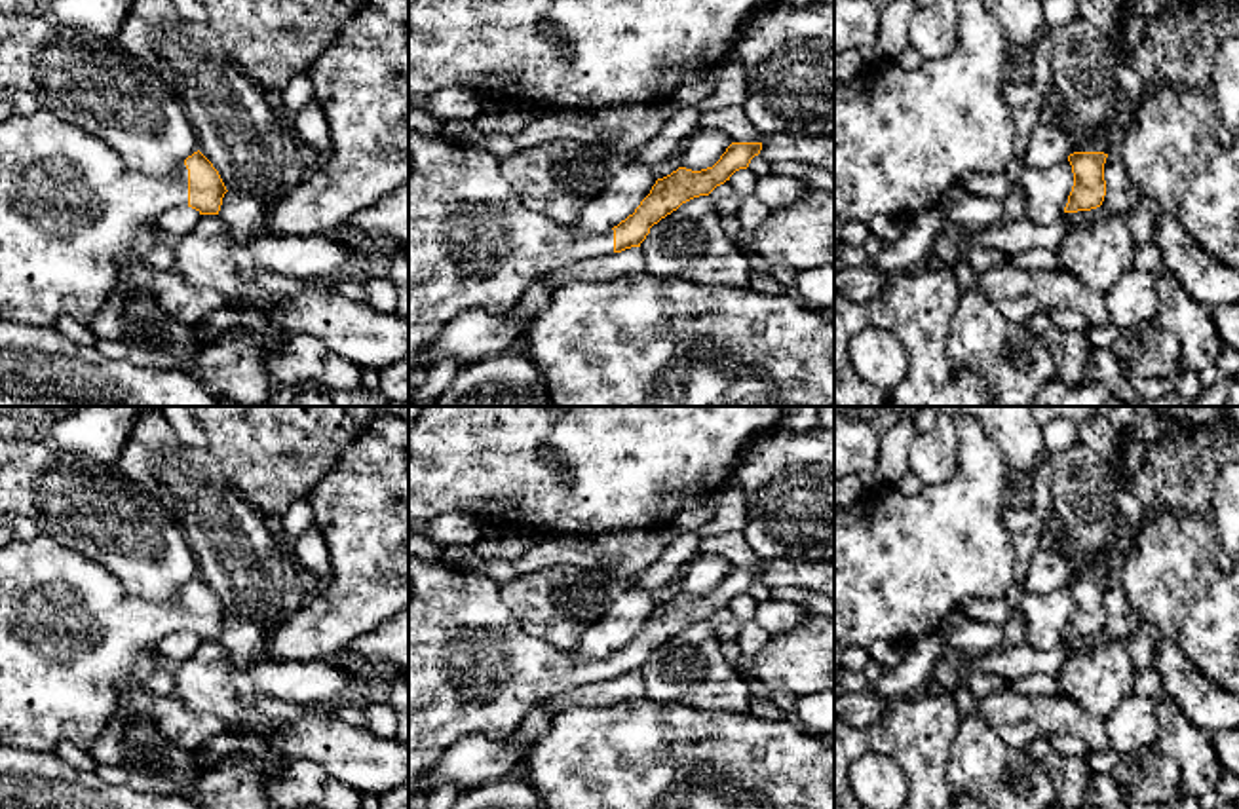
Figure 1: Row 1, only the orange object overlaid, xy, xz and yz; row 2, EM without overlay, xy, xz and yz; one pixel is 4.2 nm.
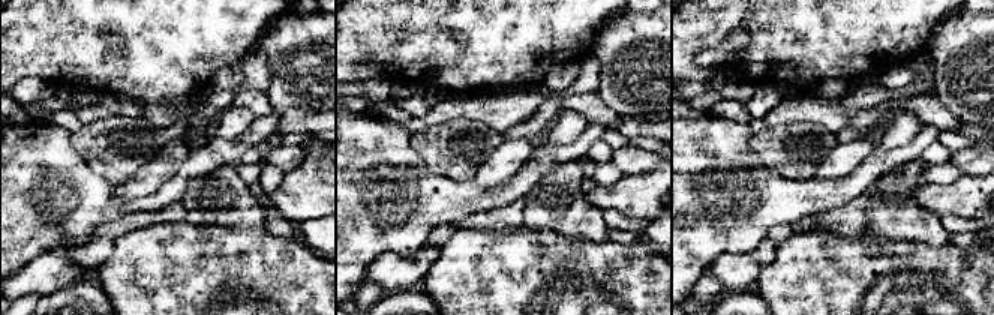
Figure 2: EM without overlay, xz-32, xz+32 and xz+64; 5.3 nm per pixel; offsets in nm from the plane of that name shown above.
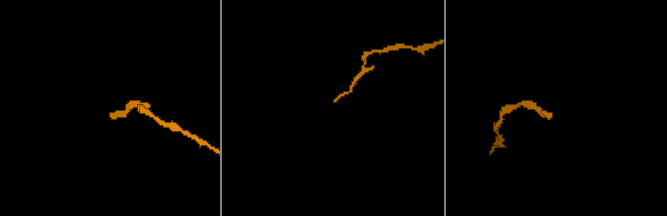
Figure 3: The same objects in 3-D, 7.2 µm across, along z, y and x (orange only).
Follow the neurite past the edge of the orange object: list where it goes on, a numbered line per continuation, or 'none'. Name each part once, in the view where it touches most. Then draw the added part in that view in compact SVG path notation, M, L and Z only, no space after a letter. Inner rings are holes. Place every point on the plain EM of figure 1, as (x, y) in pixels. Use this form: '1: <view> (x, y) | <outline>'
1: xy (69, 633) | M48 534L0 549L0 743L51 752L61 741L84 750L118 708L116 687L139 651L188 630L188 594L150 602L124 591L101 564Z

